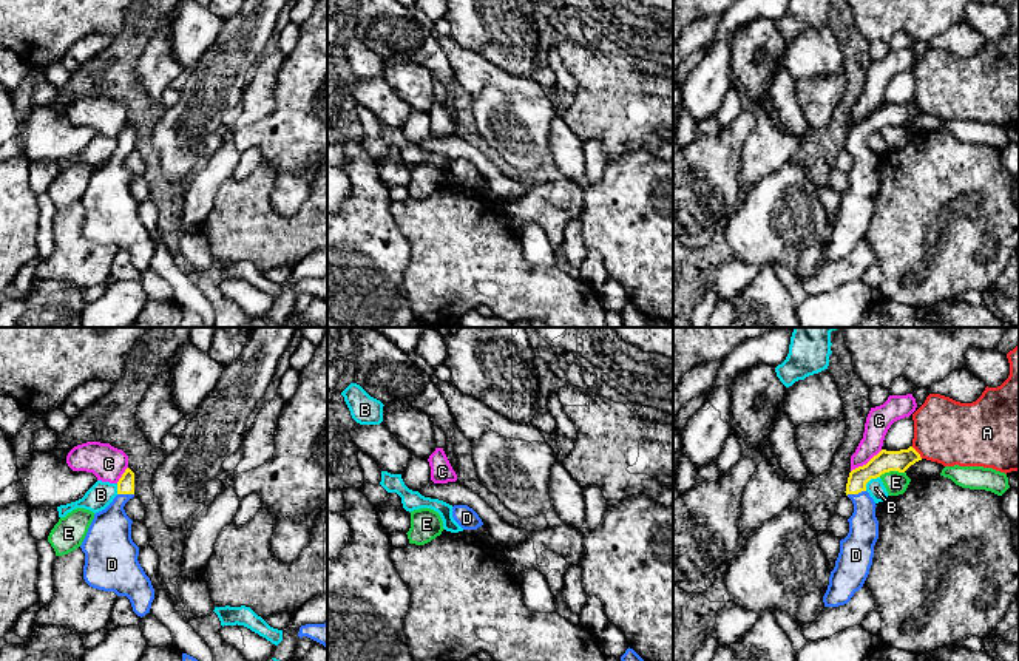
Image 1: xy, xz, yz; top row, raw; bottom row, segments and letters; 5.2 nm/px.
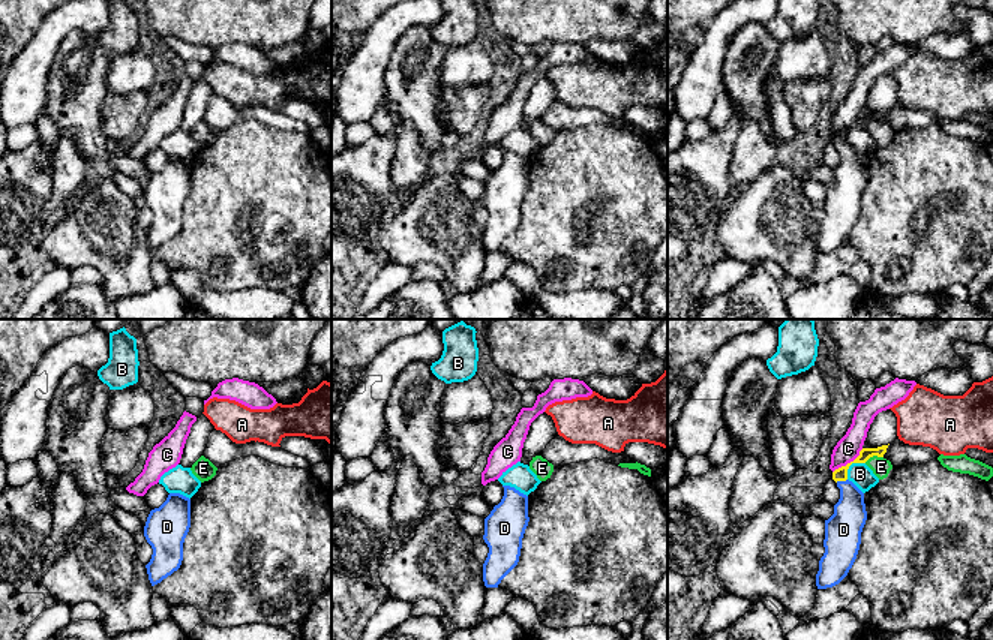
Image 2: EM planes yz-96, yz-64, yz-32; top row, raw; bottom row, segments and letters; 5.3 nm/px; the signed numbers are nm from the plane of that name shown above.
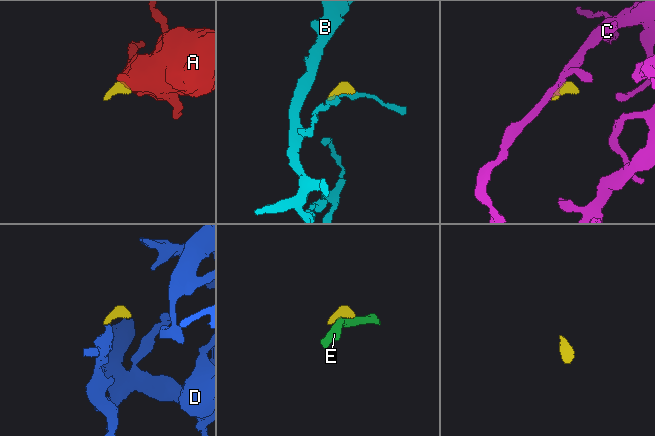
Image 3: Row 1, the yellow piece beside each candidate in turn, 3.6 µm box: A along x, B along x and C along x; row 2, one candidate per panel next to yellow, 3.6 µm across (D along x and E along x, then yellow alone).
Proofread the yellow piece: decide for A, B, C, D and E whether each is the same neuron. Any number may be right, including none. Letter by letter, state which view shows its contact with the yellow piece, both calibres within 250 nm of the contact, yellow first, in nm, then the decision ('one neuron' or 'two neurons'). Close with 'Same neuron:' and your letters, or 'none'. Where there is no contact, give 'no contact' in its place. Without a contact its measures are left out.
A: contact in yz; calibres 110 and 340 nm; two neurons
B: contact in yz; calibres 110 and 90 nm; two neurons
C: contact in yz; calibres 110 and 140 nm; two neurons
D: contact in yz; calibres 110 and 160 nm; one neuron
E: contact in yz; calibres 110 and 120 nm; two neurons
Same neuron: D

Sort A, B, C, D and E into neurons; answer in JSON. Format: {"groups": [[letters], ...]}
{"groups": [["A"], ["B"], ["C"], ["D"], ["E"]]}

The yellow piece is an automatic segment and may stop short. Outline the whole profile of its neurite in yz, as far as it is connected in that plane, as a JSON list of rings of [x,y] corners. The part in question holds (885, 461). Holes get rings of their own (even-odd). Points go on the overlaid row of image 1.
[[[912,446],[900,451],[882,449],[866,465],[849,473],[845,493],[854,503],[854,513],[848,519],[849,533],[840,541],[840,553],[823,596],[824,607],[848,604],[869,575],[874,545],[879,539],[879,520],[877,505],[866,491],[866,483],[889,471],[905,473],[919,460],[922,457]]]

